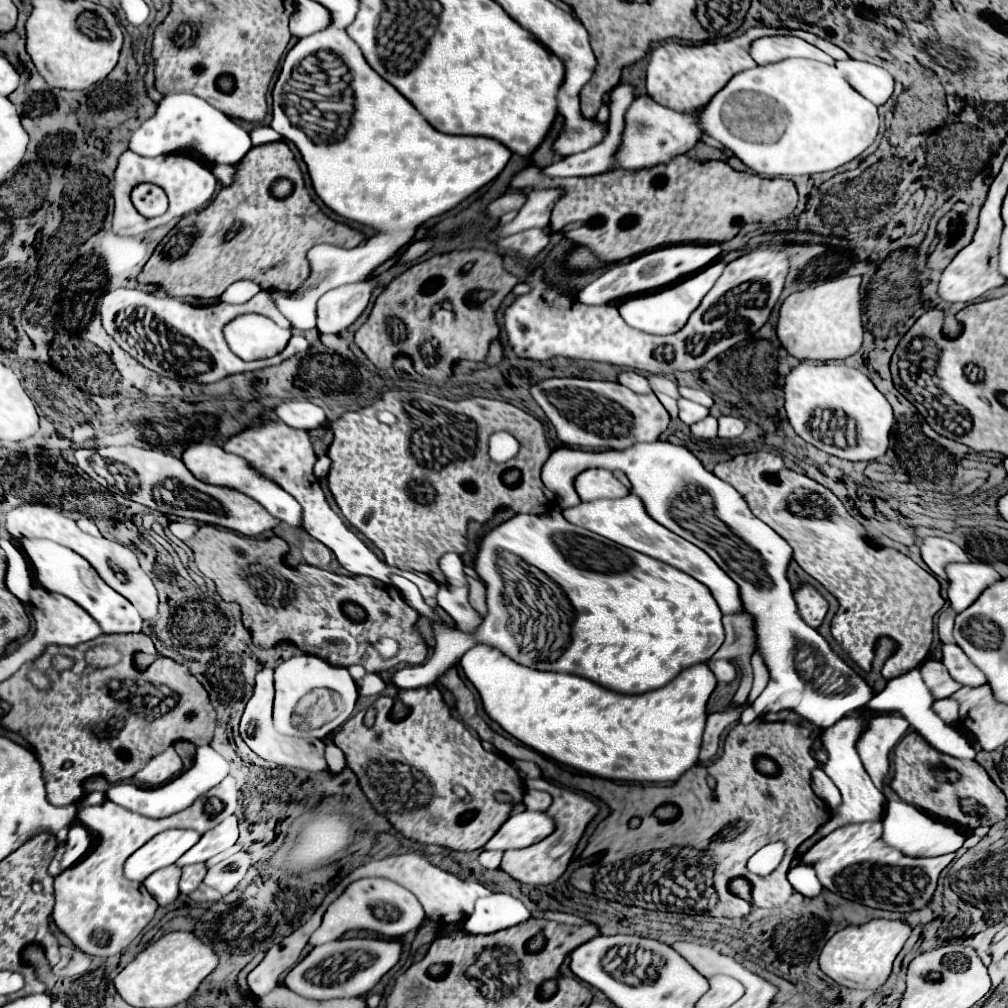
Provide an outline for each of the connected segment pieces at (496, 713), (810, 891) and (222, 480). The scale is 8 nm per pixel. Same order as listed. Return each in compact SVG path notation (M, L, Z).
M475 644L469 652L465 652L461 668L481 694L485 712L513 738L578 771L625 782L675 782L699 762L707 722L707 700L717 684L705 664L695 664L659 690L625 696L575 674L541 672L521 666L515 660L509 660L501 650L487 644Z
M799 864L797 868L793 868L793 870L789 870L787 872L787 880L791 882L791 886L797 890L797 892L801 892L803 896L807 896L807 898L815 898L819 892L821 892L821 884L819 884L819 880L815 878L815 872L813 872L813 868L811 866L805 866L805 864Z
M201 442L201 444L191 444L183 456L181 456L183 464L187 466L187 470L199 478L201 482L213 484L213 486L223 486L223 488L231 488L231 490L239 490L241 494L247 494L251 500L263 504L263 508L273 514L275 518L291 524L291 526L299 526L299 516L301 516L301 506L299 502L287 494L277 482L273 482L271 478L259 474L259 470L255 470L253 466L249 466L247 460L239 458L237 454L225 452L221 446L217 444L209 444L209 442Z

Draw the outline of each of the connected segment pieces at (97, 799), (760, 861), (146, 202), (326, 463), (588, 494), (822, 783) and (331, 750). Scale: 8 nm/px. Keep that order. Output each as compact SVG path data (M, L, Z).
M91 792L91 794L83 796L75 806L77 806L77 810L81 810L81 808L85 808L85 806L99 806L99 804L103 804L103 802L105 802L105 794L103 794L103 792Z
M783 842L767 844L767 846L763 846L759 852L755 852L755 854L749 858L747 868L749 868L749 872L753 872L753 874L765 876L765 874L769 874L773 868L777 868L777 864L781 862L783 854L785 854L785 844L783 844Z
M150 183L137 185L131 192L131 202L139 214L153 218L167 210L167 196L162 188Z
M326 454L318 457L315 466L313 468L314 475L318 479L325 477L329 472L330 465L331 460Z
M603 468L585 470L575 478L575 490L581 500L597 500L597 498L625 498L629 490Z
M815 768L815 770L813 770L813 780L811 780L811 784L815 786L813 792L815 792L829 808L839 806L839 802L841 802L839 788L831 782L831 778L829 778L821 768Z
M327 744L327 748L325 748L325 760L327 760L327 766L329 766L331 774L339 774L347 766L343 750L339 750L335 744Z

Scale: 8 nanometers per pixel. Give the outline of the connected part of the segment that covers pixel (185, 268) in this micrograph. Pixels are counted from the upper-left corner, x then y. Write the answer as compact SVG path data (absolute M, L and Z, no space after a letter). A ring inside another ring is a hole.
M269 142L253 146L237 164L237 172L231 186L223 186L215 200L195 214L197 238L177 260L163 254L157 248L139 274L139 284L153 284L165 290L169 296L195 296L195 298L219 298L235 280L249 278L263 290L295 290L309 274L307 252L317 244L333 244L341 248L355 248L363 242L363 234L331 220L307 194L303 174L285 142ZM279 178L293 182L293 192L287 198L275 198L271 184ZM285 262L281 270L271 270L275 264Z

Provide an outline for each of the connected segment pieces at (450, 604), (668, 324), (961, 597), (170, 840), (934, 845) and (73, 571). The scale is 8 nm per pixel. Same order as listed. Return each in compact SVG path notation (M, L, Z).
M459 554L441 556L439 566L447 580L439 588L437 604L455 620L457 630L473 634L475 628L481 626L483 616L477 610L473 610L473 606L467 600L469 584L467 584L465 572L463 572L463 562L461 562Z
M719 260L703 270L699 270L697 274L673 284L673 286L667 286L663 290L657 290L657 292L649 292L649 294L641 294L641 296L633 296L629 300L623 300L617 304L617 310L621 314L621 318L635 330L641 330L641 332L647 332L647 334L673 334L679 330L679 326L683 326L689 318L689 314L699 306L701 298L707 294L707 290L715 284L715 280L721 276L723 272L723 266L727 262Z
M967 562L967 564L947 564L947 598L955 612L963 612L969 608L979 594L1001 580L1001 576L989 566L981 562Z
M165 830L143 844L125 862L125 876L135 882L143 882L149 874L159 868L171 866L199 842L201 834L195 830Z
M891 800L887 802L883 814L883 842L905 856L941 856L957 852L963 846L965 836L955 826L941 822L903 800Z
M25 538L21 542L21 548L25 548L25 554L31 562L31 568L35 570L37 582L51 590L59 592L71 600L75 600L81 608L85 608L103 628L105 634L129 634L129 632L141 632L141 616L133 608L129 600L125 600L121 594L111 590L97 572L89 566L87 560L77 556L73 550L59 546L51 540L39 540L39 538Z

